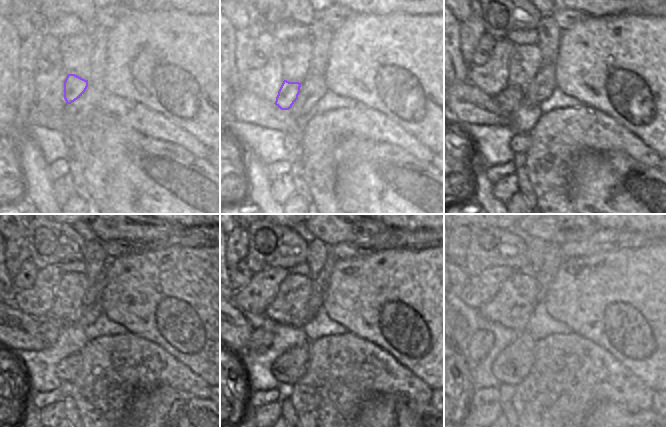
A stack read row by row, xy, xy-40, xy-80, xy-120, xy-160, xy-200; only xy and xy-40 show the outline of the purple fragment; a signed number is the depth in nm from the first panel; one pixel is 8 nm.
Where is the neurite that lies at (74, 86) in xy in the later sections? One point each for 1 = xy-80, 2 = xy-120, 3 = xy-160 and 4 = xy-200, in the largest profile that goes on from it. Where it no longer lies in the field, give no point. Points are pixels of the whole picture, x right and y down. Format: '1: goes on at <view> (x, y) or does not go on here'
1: goes on at xy-80 (511, 97)
2: goes on at xy-120 (50, 329)
3: goes on at xy-160 (260, 340)
4: goes on at xy-200 (480, 343)

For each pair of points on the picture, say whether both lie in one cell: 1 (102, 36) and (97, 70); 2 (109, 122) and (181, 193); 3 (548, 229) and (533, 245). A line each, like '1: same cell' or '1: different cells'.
1: same cell
2: same cell
3: different cells

